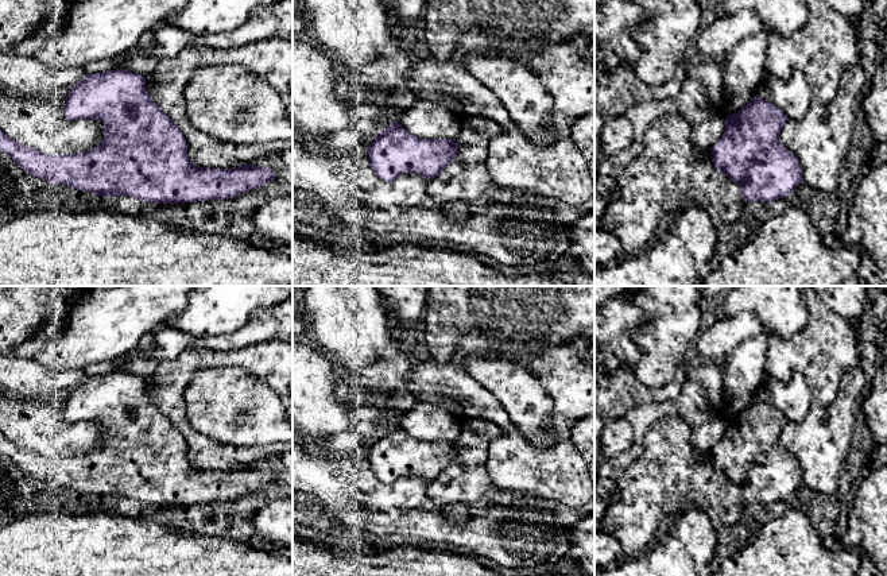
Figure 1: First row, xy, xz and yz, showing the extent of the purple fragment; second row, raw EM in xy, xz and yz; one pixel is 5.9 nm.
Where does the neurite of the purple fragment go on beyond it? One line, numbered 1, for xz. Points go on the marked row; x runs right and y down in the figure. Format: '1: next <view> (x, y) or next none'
1: next none

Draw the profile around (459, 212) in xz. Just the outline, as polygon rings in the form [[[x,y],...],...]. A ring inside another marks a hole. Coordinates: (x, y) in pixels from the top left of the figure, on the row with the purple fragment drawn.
[[[450,202],[445,214],[450,221],[465,223],[469,219],[469,204]]]

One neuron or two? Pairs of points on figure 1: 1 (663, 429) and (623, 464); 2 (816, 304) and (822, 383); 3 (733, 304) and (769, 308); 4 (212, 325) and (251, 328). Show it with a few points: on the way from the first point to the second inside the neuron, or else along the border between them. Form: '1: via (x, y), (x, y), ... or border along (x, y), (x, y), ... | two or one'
1: border along (645, 435), (643, 452), (623, 471) | two
2: via (822, 324), (822, 363) | one
3: via (742, 304), (760, 304) | one
4: border along (266, 308), (259, 308), (233, 332), (209, 335) | two

